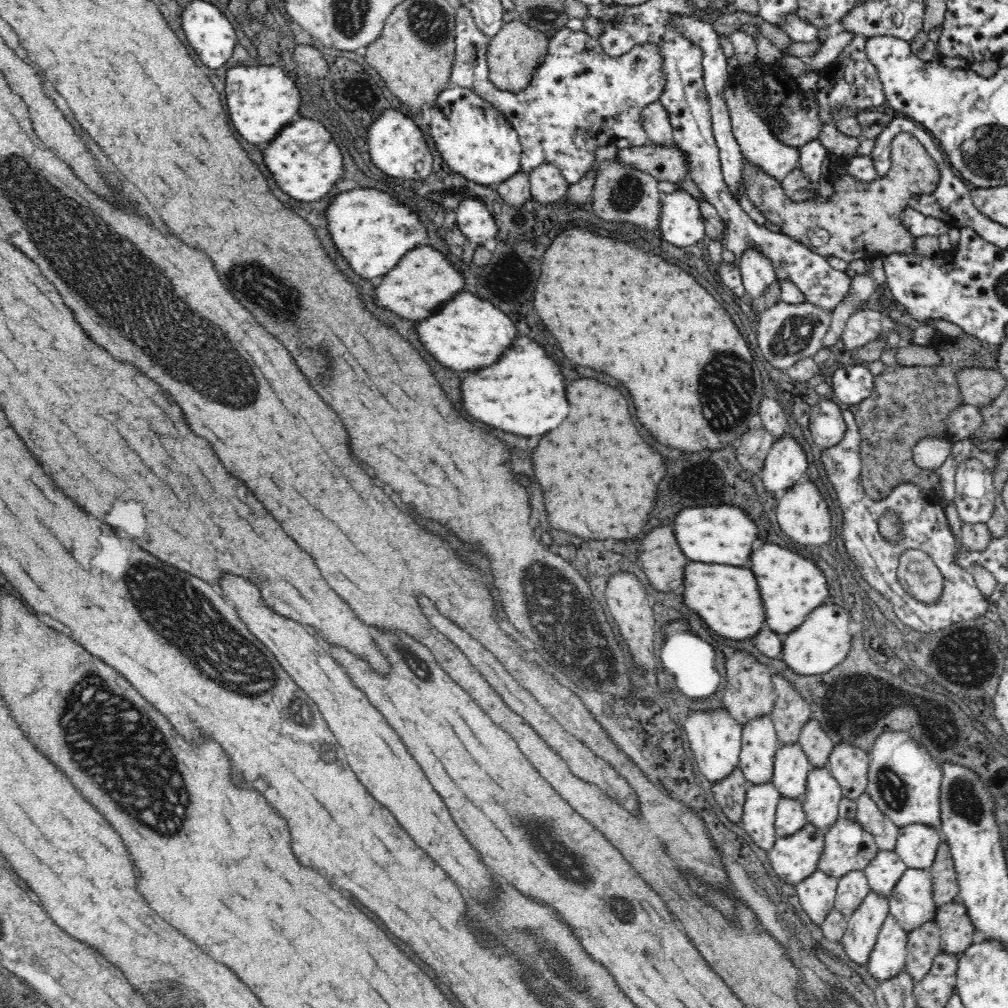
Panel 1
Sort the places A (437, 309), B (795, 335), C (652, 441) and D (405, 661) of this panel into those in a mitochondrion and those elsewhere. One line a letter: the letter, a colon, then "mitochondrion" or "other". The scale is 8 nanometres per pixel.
A: other
B: mitochondrion
C: other
D: mitochondrion

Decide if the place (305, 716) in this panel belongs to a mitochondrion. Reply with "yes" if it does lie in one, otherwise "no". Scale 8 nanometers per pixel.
yes

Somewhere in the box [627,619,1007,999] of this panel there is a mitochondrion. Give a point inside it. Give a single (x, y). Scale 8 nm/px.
(967, 657)

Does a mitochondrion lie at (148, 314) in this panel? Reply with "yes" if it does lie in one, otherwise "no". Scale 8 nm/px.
yes

